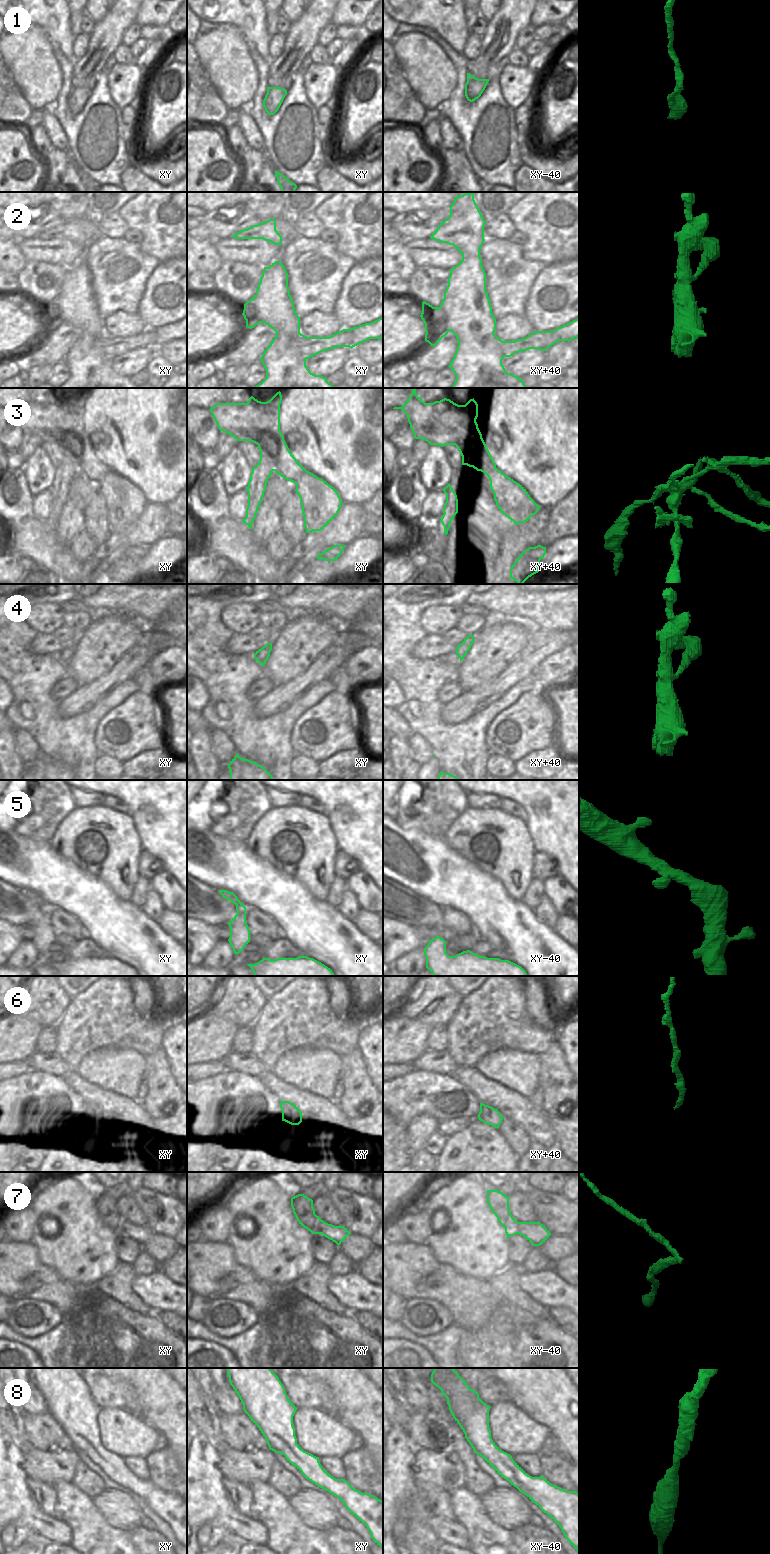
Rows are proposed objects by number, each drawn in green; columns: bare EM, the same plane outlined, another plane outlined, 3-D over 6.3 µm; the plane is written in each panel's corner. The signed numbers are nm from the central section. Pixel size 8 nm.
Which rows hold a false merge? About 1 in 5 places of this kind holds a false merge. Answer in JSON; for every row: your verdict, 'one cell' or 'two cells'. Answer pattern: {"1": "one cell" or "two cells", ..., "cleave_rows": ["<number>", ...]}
{"1": "one cell", "2": "two cells", "3": "two cells", "4": "one cell", "5": "one cell", "6": "one cell", "7": "two cells", "8": "one cell", "cleave_rows": ["2", "3", "7"]}

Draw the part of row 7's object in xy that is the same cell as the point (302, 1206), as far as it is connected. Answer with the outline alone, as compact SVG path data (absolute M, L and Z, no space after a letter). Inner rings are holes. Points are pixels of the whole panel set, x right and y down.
M298 1194L291 1198L291 1207L299 1224L312 1232L313 1229L309 1225L309 1216L315 1214L313 1200L304 1194Z

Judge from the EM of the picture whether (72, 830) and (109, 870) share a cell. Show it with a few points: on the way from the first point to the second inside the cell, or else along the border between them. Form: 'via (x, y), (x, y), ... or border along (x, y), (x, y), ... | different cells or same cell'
via (93, 819), (116, 828), (111, 849) | same cell

